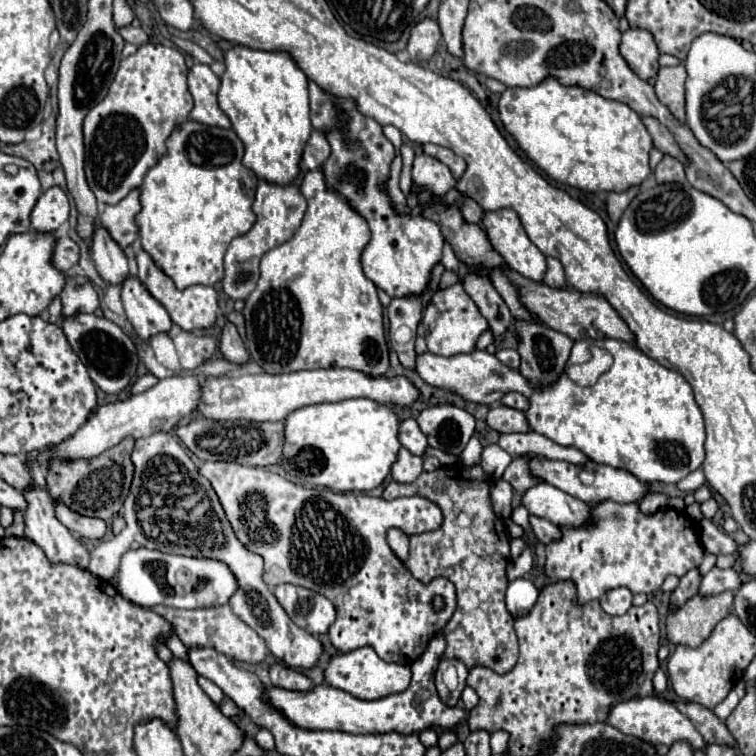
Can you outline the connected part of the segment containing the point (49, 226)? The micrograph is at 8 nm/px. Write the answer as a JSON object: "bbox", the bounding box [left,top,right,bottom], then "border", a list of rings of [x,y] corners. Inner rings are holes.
{"bbox":[31,187,69,231],"border":[[[61,187],[47,189],[33,213],[31,213],[31,227],[35,231],[57,231],[61,223],[65,223],[69,217],[69,199]]]}

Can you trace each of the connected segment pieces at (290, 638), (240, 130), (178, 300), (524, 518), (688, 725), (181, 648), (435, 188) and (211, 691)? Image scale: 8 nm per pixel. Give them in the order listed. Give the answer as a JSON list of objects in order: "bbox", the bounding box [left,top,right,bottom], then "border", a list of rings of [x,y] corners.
[{"bbox":[89,431,323,669],"border":[[[157,431],[145,439],[137,439],[131,459],[135,463],[135,479],[131,485],[131,493],[125,499],[123,515],[127,527],[117,537],[101,541],[97,547],[91,549],[89,571],[99,579],[113,579],[119,567],[119,559],[131,547],[131,543],[139,543],[147,549],[163,553],[189,555],[197,559],[217,559],[225,563],[237,579],[237,591],[233,593],[233,599],[229,599],[233,613],[265,639],[273,657],[293,669],[309,669],[317,665],[323,649],[319,639],[309,635],[307,631],[301,631],[301,627],[297,627],[289,619],[289,615],[285,615],[285,609],[277,603],[273,591],[263,581],[261,555],[249,551],[235,537],[217,493],[213,491],[211,483],[203,475],[199,475],[199,469],[189,459],[179,439],[165,431]]]},{"bbox":[217,45,313,185],"border":[[[237,45],[225,53],[225,65],[227,65],[227,71],[221,77],[221,89],[217,93],[217,99],[223,113],[231,119],[233,131],[243,141],[243,165],[249,167],[257,175],[257,179],[263,179],[275,185],[295,183],[301,171],[299,161],[313,129],[309,119],[309,93],[307,93],[305,73],[295,65],[295,61],[287,53],[255,51],[243,45]]]},{"bbox":[137,249,217,331],"border":[[[137,249],[137,263],[139,263],[137,277],[147,285],[149,293],[167,309],[167,313],[171,315],[173,323],[177,323],[185,331],[211,327],[215,323],[215,319],[217,319],[217,291],[213,287],[195,285],[195,289],[177,289],[175,283],[171,281],[171,277],[167,277],[155,265],[155,261],[151,259],[151,255],[147,251],[143,251],[143,249]]]},{"bbox":[511,505,535,539],"border":[[[519,505],[517,509],[513,509],[511,519],[513,519],[517,525],[521,525],[521,527],[527,531],[527,535],[529,535],[531,539],[535,539],[535,535],[531,533],[531,527],[529,527],[529,511],[527,511],[523,505]]]},{"bbox":[607,695,705,751],"border":[[[651,695],[651,697],[639,697],[639,699],[629,699],[625,703],[617,703],[611,707],[609,711],[609,717],[607,717],[607,723],[617,727],[621,733],[625,735],[633,735],[637,739],[643,739],[651,745],[657,745],[657,743],[663,743],[663,745],[673,745],[675,741],[681,741],[681,739],[687,739],[693,749],[703,749],[705,751],[705,741],[703,737],[699,735],[699,731],[693,727],[693,723],[669,701],[661,701],[657,695]]]},{"bbox":[167,633,189,661],"border":[[[171,633],[171,635],[169,635],[167,647],[173,651],[173,655],[175,655],[175,657],[179,657],[179,659],[183,659],[183,661],[189,661],[189,657],[187,657],[187,647],[177,639],[177,635],[175,635],[175,633]]]},{"bbox":[413,155,457,195],"border":[[[417,155],[413,161],[413,181],[417,185],[427,187],[435,195],[445,195],[449,189],[457,185],[449,167],[429,155]]]},{"bbox":[197,677,223,705],"border":[[[197,677],[197,683],[199,683],[199,687],[211,697],[211,701],[215,703],[215,705],[219,705],[221,701],[223,701],[223,691],[211,681],[211,679],[207,679],[207,677]]]}]

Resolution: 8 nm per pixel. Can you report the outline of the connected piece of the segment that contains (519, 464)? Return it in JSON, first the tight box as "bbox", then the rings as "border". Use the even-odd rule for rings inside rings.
{"bbox":[503,455,543,495],"border":[[[529,455],[515,457],[515,459],[511,461],[511,465],[505,469],[503,479],[509,481],[511,487],[513,487],[519,495],[523,495],[529,487],[533,487],[533,485],[537,485],[537,483],[543,481],[543,479],[531,475],[531,471],[529,471]]]}

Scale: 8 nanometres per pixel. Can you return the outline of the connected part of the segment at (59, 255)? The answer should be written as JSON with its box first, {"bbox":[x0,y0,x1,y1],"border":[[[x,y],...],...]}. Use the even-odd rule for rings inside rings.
{"bbox":[53,237,79,271],"border":[[[69,237],[57,239],[55,251],[53,251],[53,263],[55,263],[55,267],[61,269],[61,271],[67,271],[77,261],[79,261],[79,245],[73,239],[69,239]]]}

